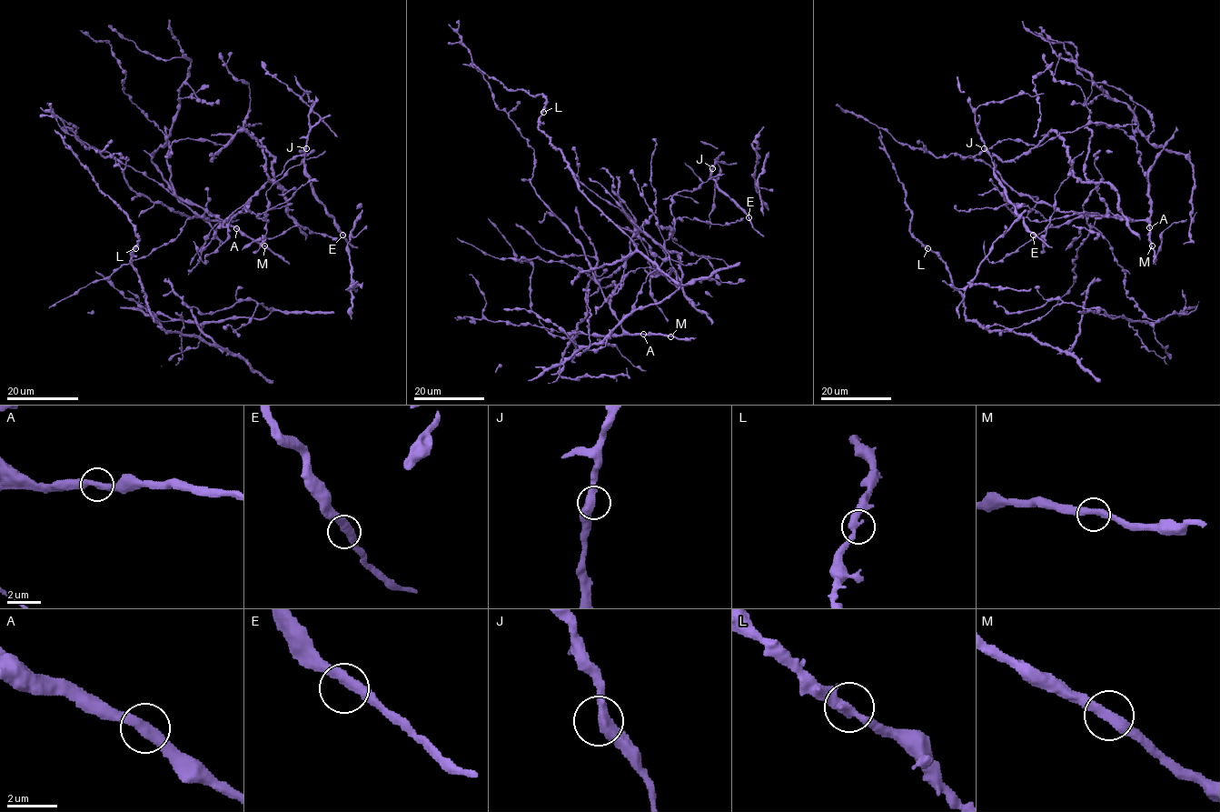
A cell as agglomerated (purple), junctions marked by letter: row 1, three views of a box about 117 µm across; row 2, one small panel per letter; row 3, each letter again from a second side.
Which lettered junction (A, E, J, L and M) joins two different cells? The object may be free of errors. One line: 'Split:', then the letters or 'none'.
Split: none

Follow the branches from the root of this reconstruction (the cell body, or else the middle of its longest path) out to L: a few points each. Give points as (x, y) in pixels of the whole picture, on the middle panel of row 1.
L: (486, 74), (508, 89), (523, 89), (534, 96), (542, 95), (546, 100), (543, 112)

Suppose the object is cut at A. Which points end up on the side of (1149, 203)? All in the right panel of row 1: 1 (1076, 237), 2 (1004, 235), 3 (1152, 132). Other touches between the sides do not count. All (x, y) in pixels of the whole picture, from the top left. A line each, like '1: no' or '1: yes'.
1: no
2: no
3: no

